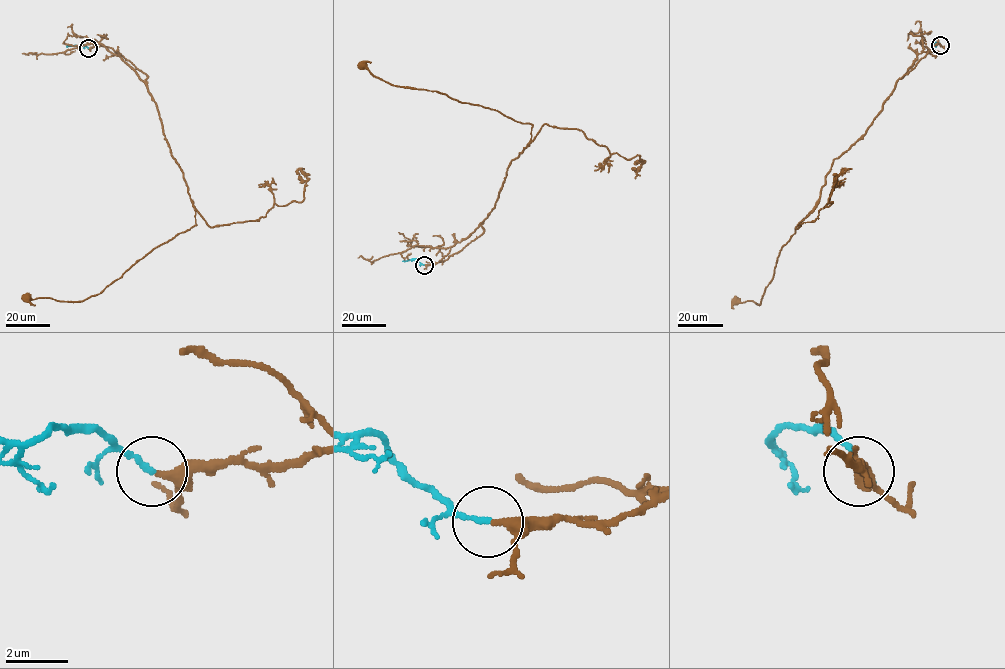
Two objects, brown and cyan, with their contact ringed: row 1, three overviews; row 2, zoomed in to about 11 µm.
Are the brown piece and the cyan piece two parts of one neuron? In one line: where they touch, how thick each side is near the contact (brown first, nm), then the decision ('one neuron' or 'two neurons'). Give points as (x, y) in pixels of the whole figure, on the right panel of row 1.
(940, 45) | 200/170 nm | one neuron

